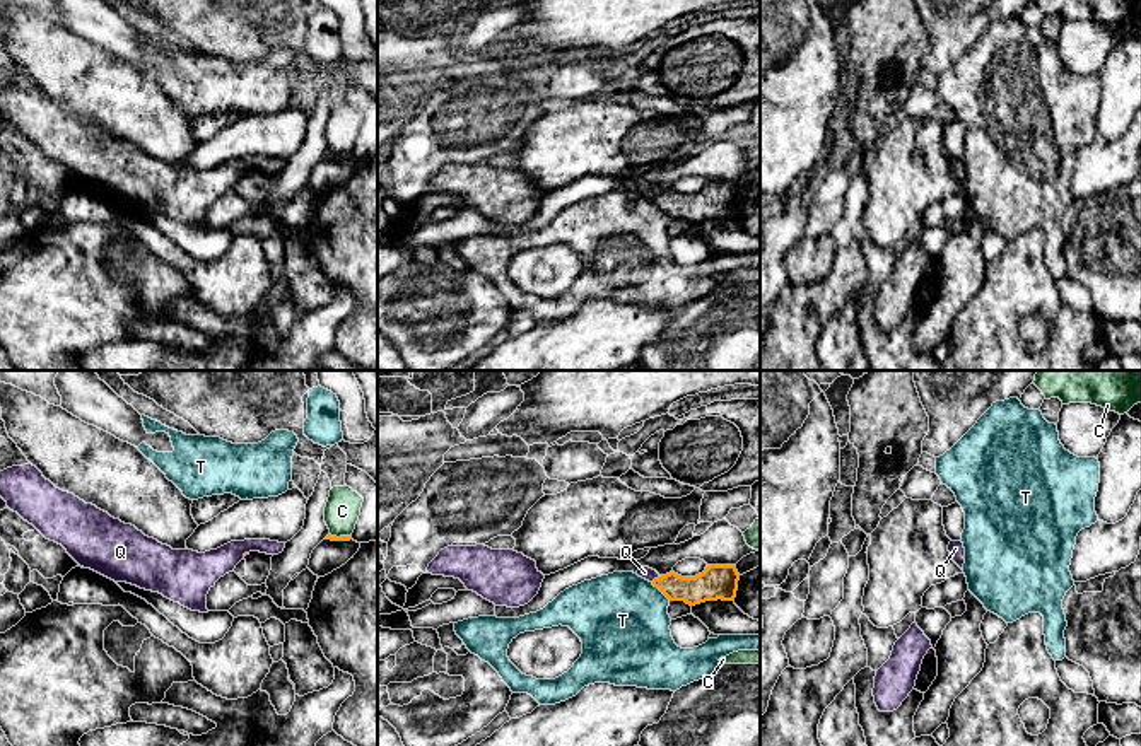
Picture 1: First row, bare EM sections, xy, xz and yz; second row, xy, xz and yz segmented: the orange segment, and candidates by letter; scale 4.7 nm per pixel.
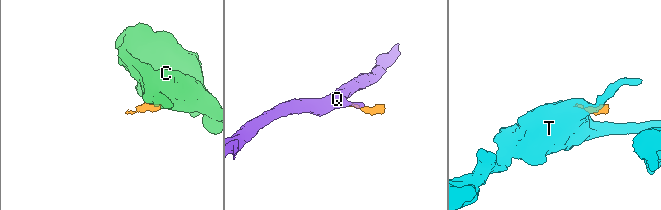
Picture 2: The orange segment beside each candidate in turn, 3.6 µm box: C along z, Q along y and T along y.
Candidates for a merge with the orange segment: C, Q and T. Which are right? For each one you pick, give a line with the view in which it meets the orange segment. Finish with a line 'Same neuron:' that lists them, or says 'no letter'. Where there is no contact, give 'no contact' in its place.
Q: contact in xz
Same neuron: Q

